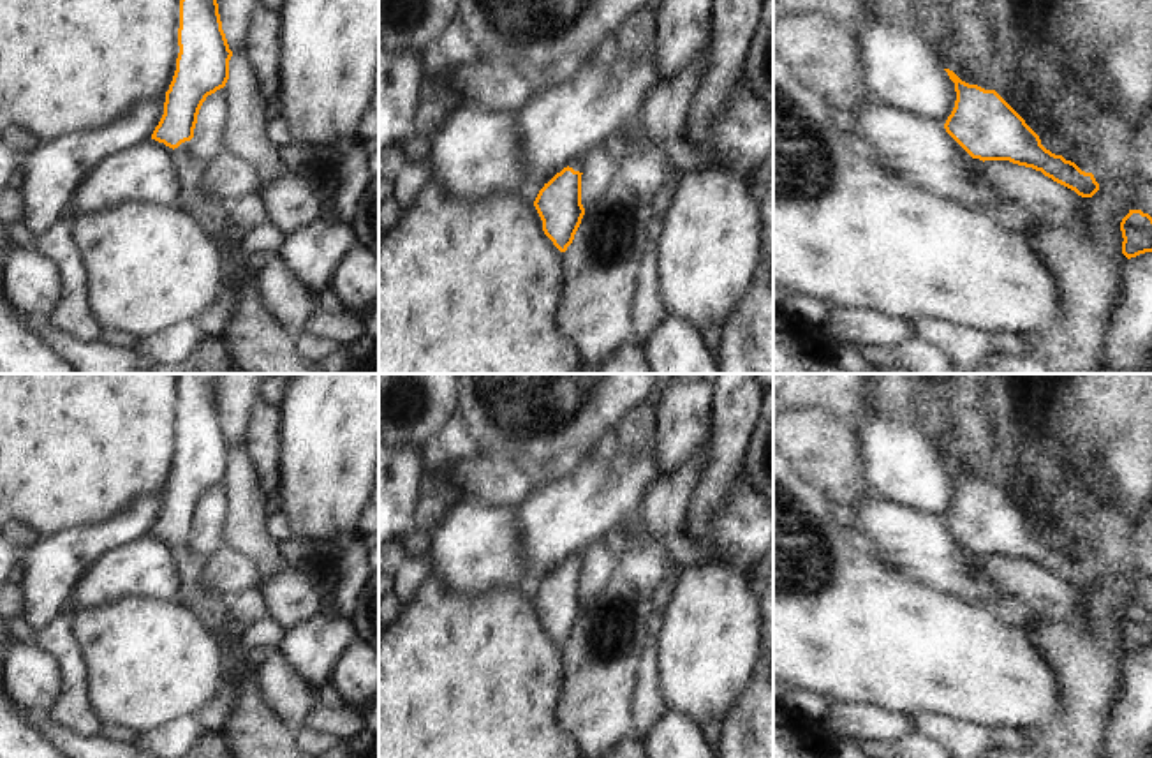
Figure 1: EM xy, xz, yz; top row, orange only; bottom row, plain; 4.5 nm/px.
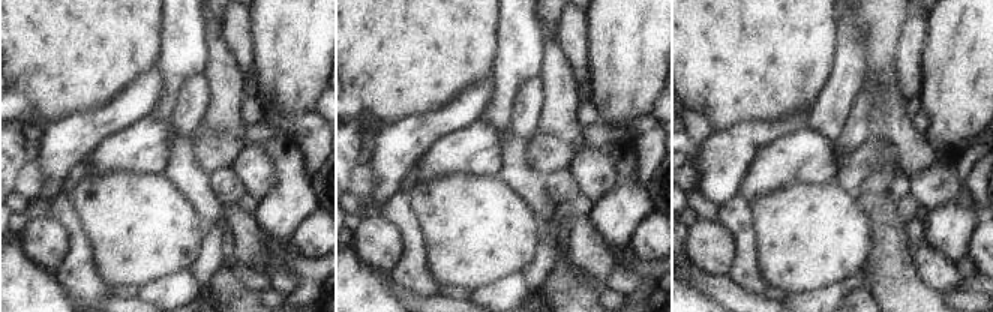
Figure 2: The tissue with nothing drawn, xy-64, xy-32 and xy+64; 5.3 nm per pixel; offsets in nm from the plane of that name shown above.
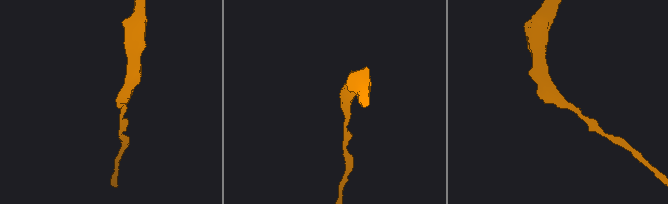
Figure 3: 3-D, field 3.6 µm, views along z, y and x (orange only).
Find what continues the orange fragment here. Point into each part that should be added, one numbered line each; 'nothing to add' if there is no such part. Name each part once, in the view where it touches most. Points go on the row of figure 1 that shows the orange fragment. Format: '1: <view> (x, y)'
1: xy (214, 212)

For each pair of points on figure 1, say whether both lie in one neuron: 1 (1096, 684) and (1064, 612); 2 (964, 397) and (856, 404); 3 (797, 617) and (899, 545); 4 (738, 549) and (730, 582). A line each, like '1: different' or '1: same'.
1: different
2: same
3: different
4: different

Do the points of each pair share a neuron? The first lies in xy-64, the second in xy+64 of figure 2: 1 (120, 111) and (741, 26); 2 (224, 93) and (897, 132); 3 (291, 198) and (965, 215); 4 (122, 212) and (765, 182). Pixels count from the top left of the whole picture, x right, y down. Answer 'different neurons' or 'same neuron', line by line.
1: different neurons
2: same neuron
3: same neuron
4: different neurons

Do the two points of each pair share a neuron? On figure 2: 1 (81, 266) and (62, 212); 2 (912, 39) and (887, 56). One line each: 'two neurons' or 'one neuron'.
1: one neuron
2: two neurons

